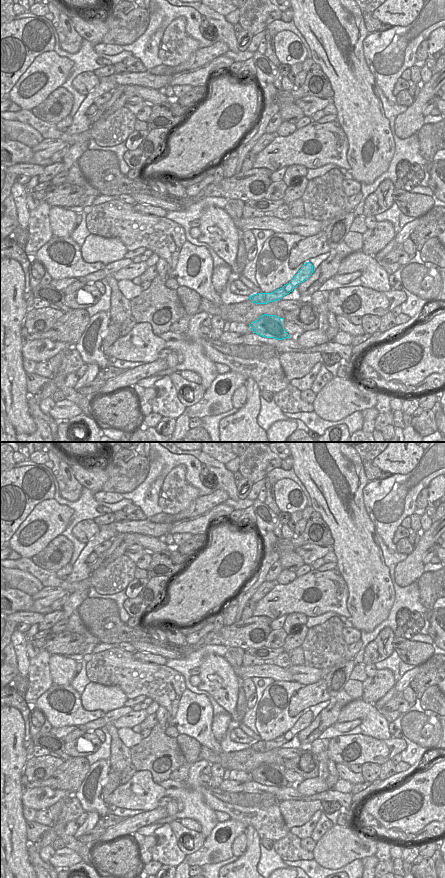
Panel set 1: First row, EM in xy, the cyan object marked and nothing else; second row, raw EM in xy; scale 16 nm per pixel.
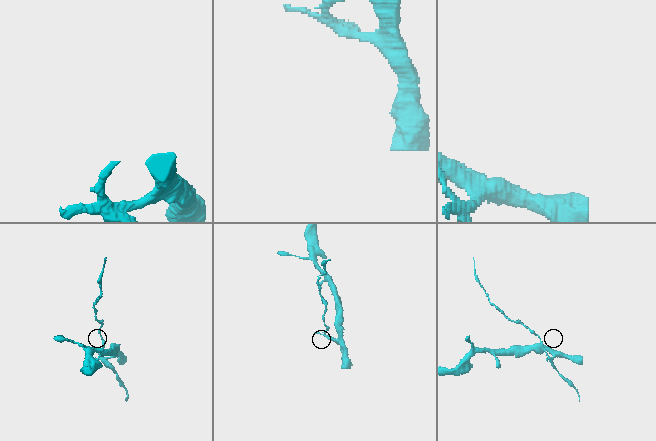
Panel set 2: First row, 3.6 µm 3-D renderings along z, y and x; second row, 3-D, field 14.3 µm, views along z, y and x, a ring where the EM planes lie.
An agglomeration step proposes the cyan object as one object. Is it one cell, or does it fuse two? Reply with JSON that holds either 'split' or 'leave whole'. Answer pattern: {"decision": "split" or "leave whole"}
{"decision": "split"}

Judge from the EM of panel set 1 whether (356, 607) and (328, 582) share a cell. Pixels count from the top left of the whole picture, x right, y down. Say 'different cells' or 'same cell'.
different cells

